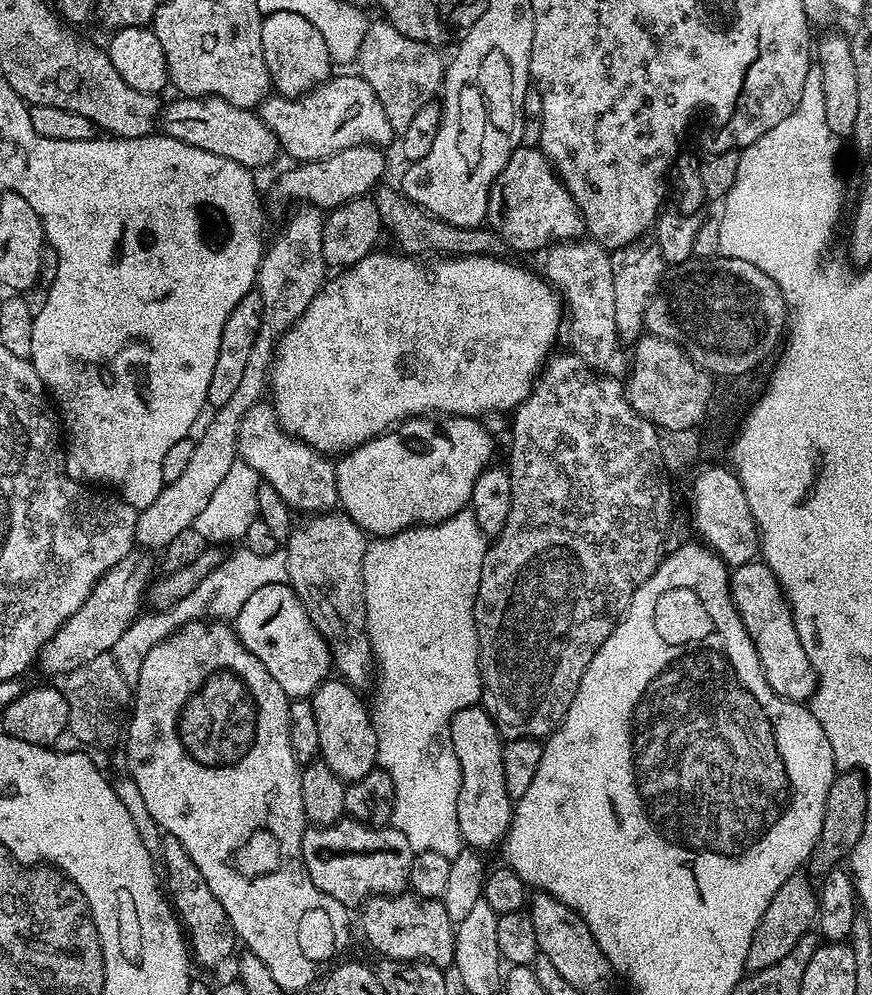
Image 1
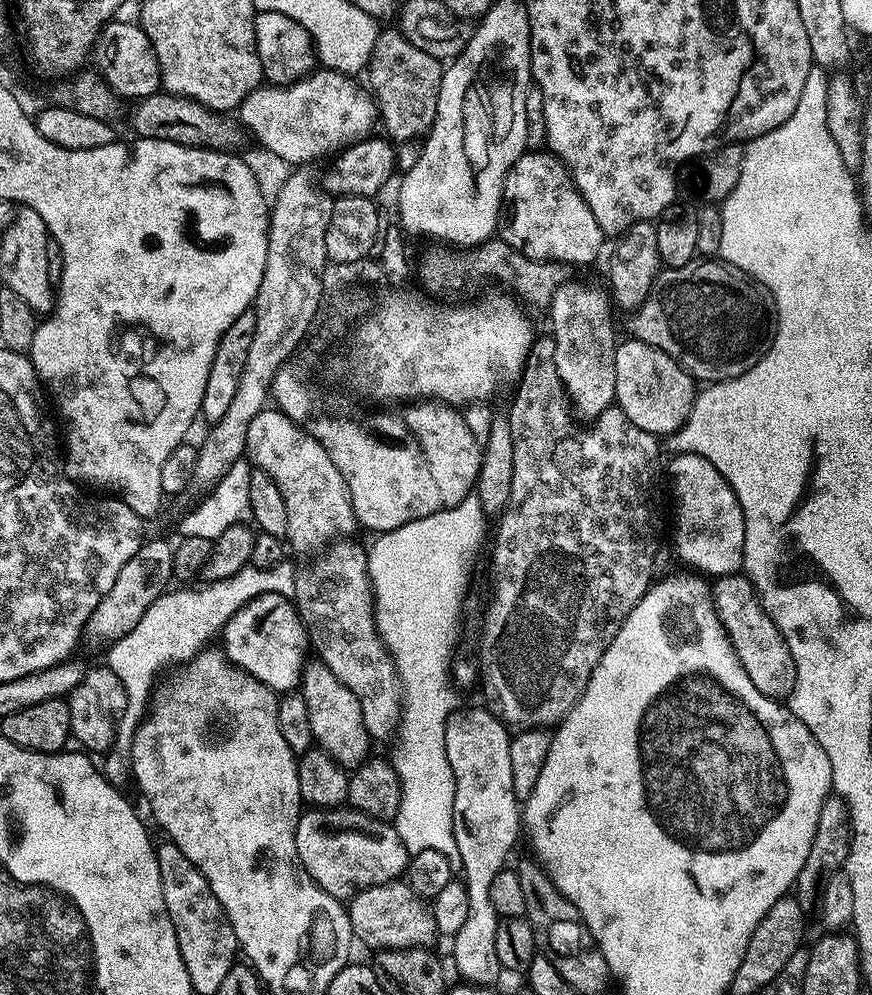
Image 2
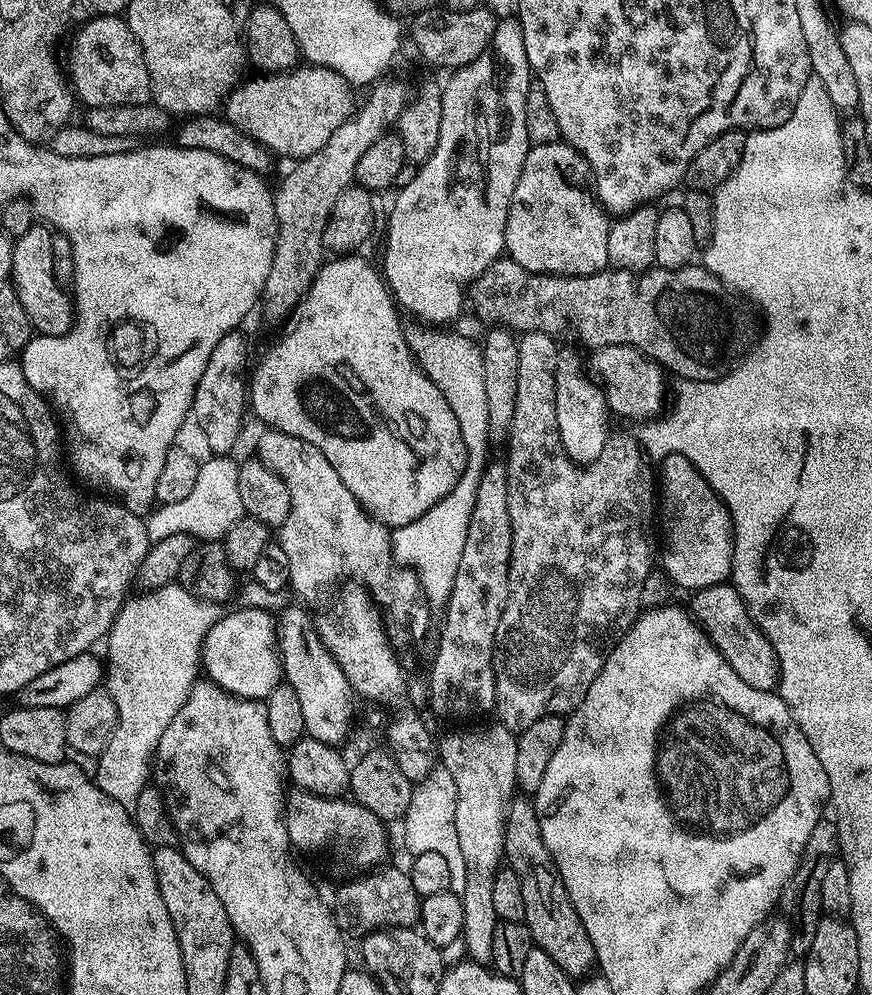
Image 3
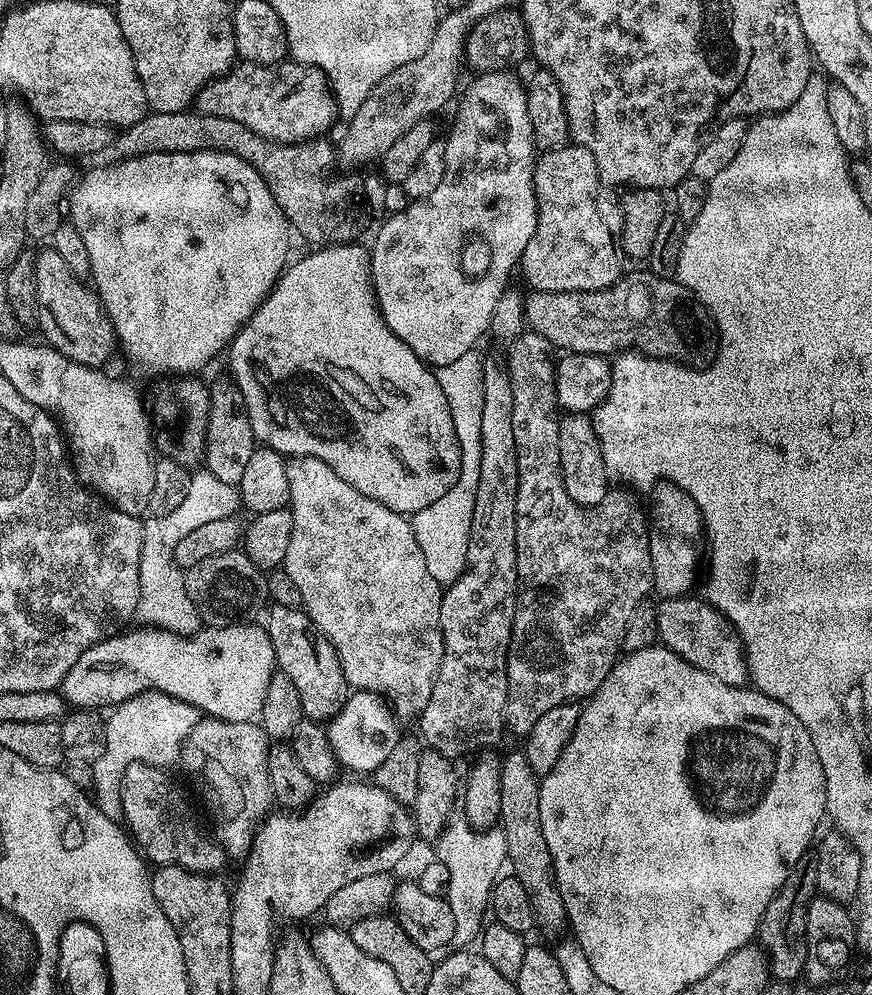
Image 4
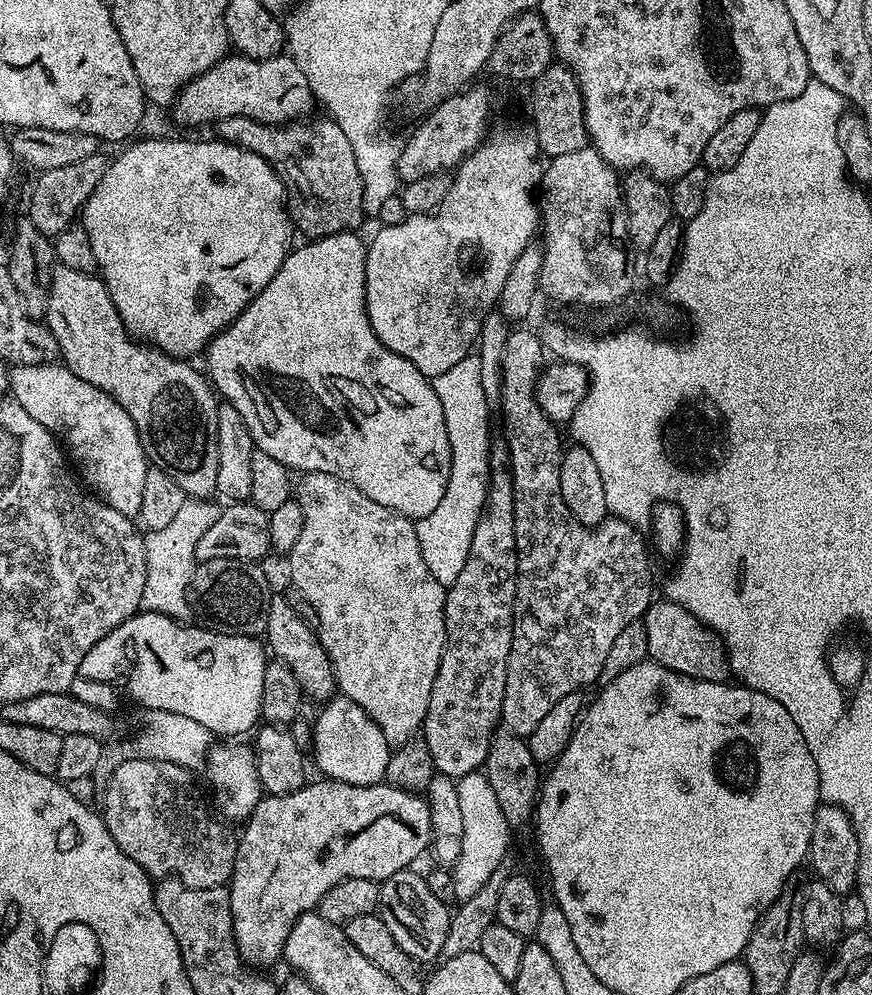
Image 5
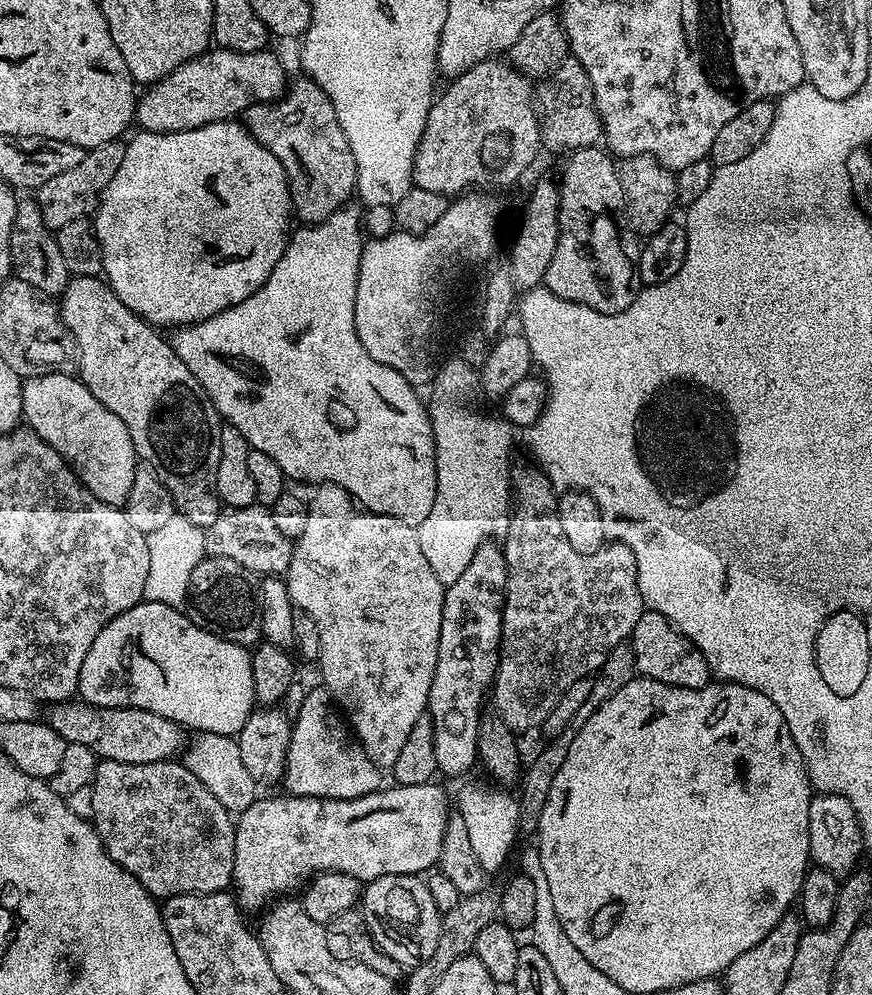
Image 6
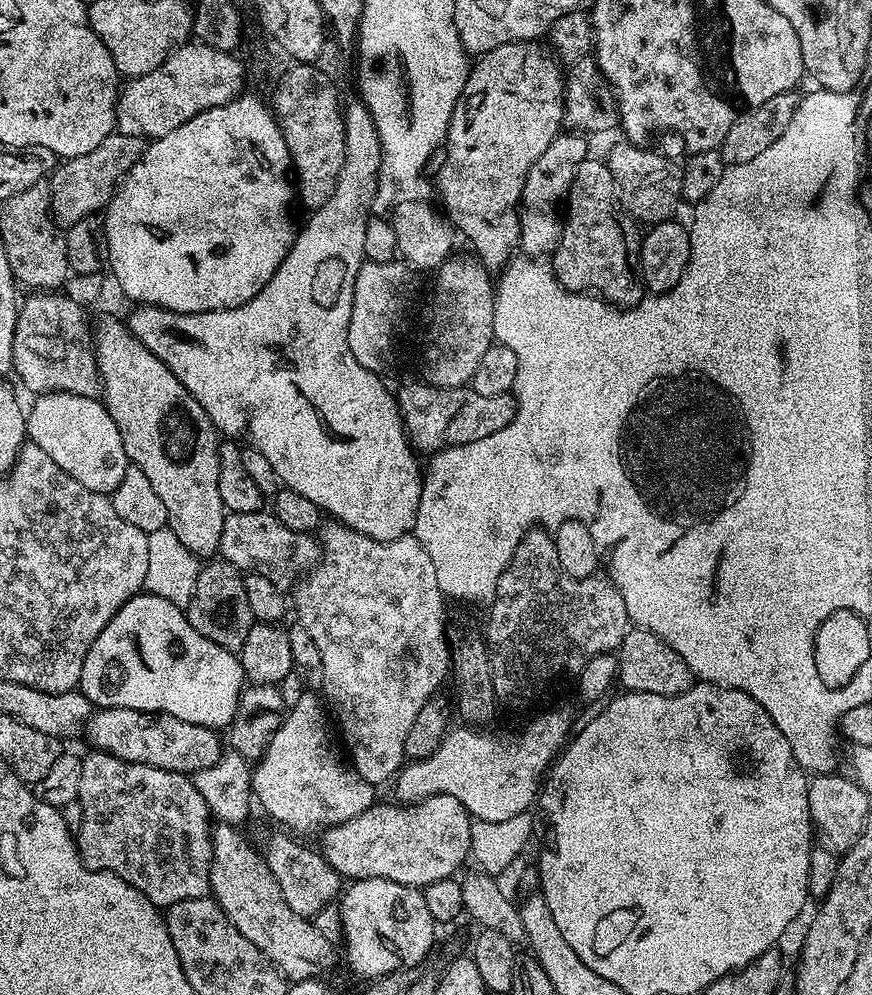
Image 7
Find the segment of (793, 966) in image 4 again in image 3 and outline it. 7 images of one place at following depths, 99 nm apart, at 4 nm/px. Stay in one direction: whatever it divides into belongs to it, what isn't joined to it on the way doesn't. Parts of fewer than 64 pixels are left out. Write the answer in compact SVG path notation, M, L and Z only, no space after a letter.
M821 822L814 826L814 831L810 838L806 838L806 846L800 855L800 864L794 870L790 882L780 892L779 911L783 919L787 921L792 928L792 937L790 938L791 955L796 958L802 958L810 950L810 942L814 942L814 930L818 922L822 919L822 909L820 899L822 898L822 877L826 870L832 864L832 861L838 856L838 841L836 838L836 826L832 822Z

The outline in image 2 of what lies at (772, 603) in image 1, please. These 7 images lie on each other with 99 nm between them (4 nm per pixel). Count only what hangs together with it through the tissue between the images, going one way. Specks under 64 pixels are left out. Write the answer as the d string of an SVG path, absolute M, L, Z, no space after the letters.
M737 574L735 576L717 576L711 581L710 587L712 589L712 604L716 607L718 618L726 630L746 674L750 674L750 682L754 682L754 686L758 686L758 690L772 700L783 701L794 690L796 681L794 658L790 658L790 650L786 646L778 626L774 626L774 622L764 612L764 607L761 606L760 599L756 597L752 583L749 582L747 576Z

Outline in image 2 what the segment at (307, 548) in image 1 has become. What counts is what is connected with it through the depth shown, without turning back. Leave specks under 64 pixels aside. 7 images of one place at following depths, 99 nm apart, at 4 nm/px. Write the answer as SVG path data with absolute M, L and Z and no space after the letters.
M342 542L333 545L327 554L308 573L297 575L296 595L294 603L300 619L308 629L307 639L318 659L334 673L334 678L360 699L362 706L362 722L366 722L366 730L373 741L388 740L396 736L404 718L404 689L400 686L400 675L396 663L384 644L384 636L376 630L376 606L372 580L368 576L368 554L365 547Z

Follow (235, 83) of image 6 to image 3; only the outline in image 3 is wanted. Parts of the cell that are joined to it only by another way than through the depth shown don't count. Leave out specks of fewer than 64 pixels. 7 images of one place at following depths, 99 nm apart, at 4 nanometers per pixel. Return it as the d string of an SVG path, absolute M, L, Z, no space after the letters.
M297 66L286 72L256 74L253 80L247 80L228 93L222 105L223 115L277 157L303 158L322 150L330 134L354 111L353 85L329 68Z

